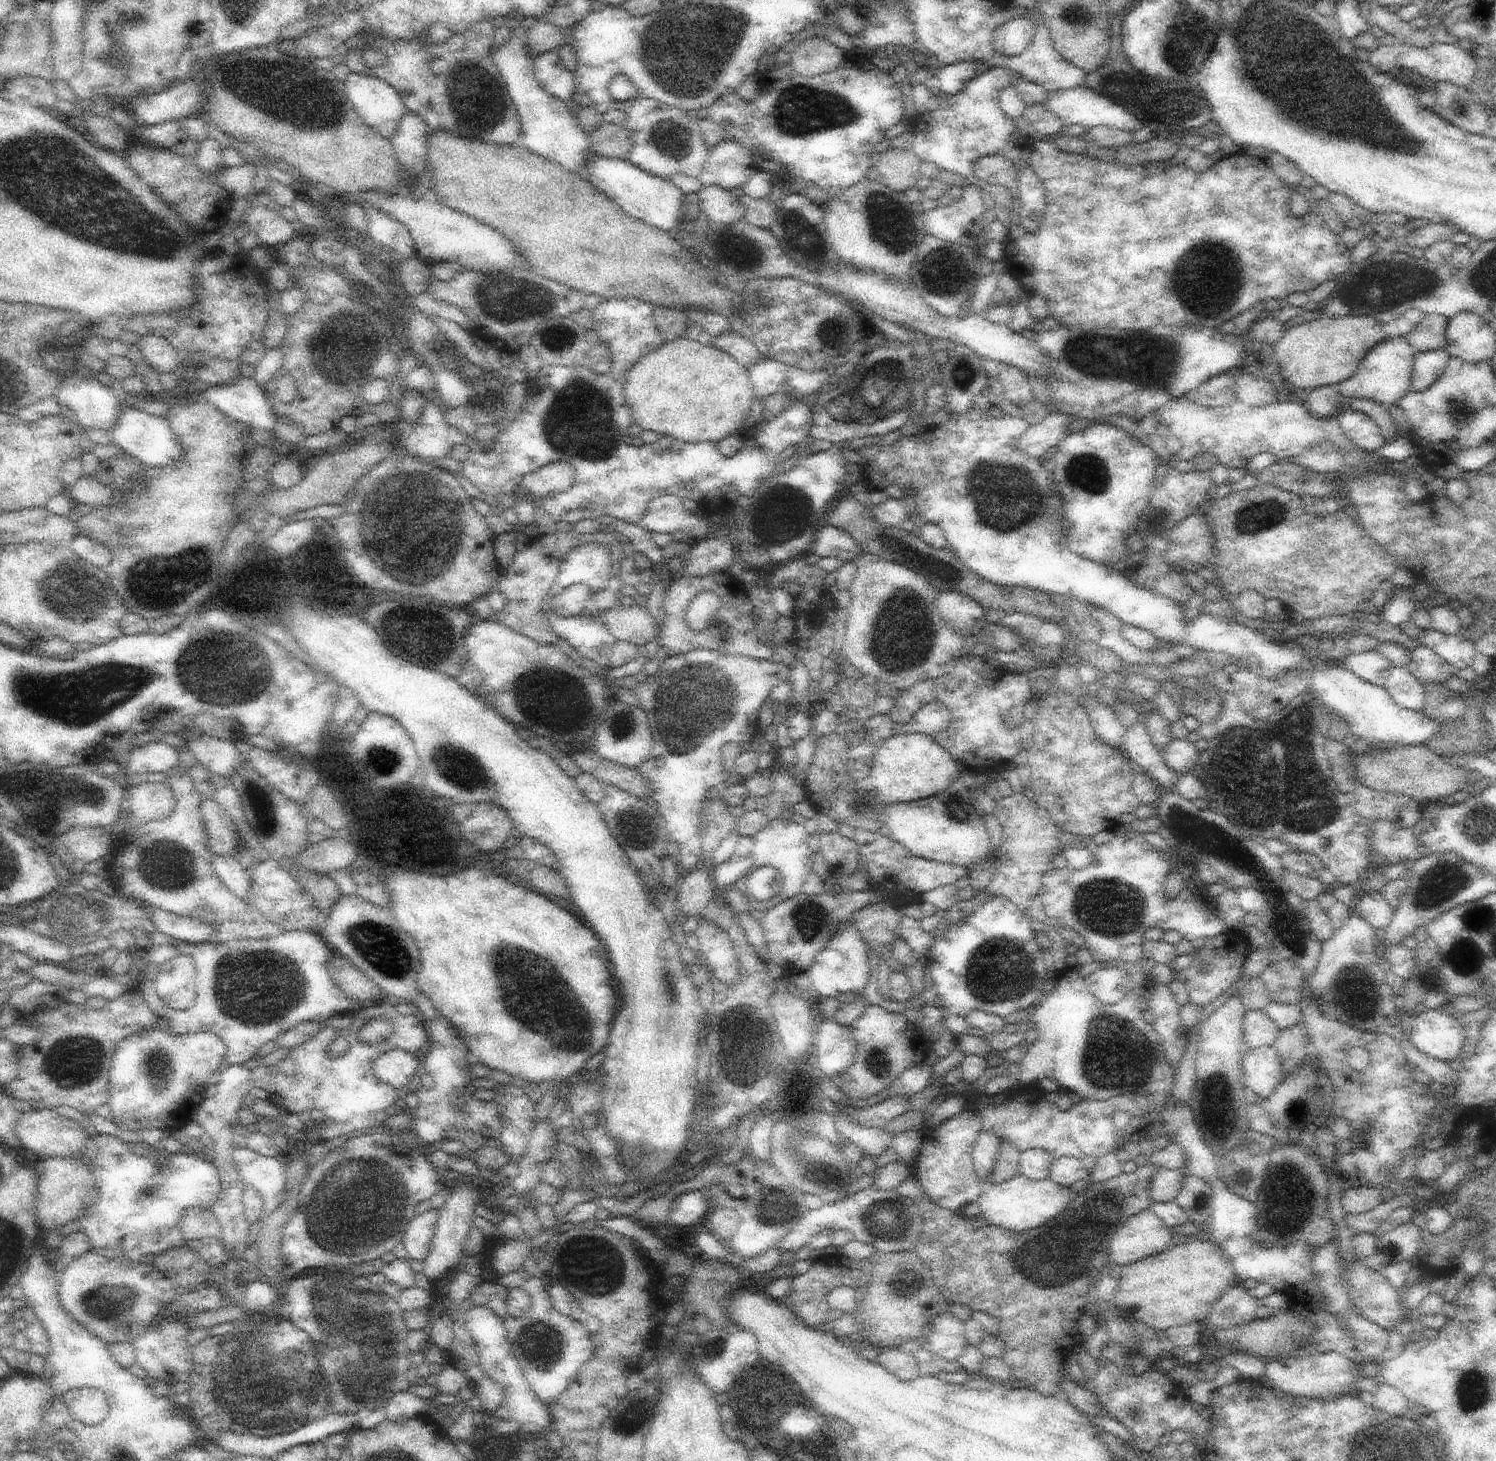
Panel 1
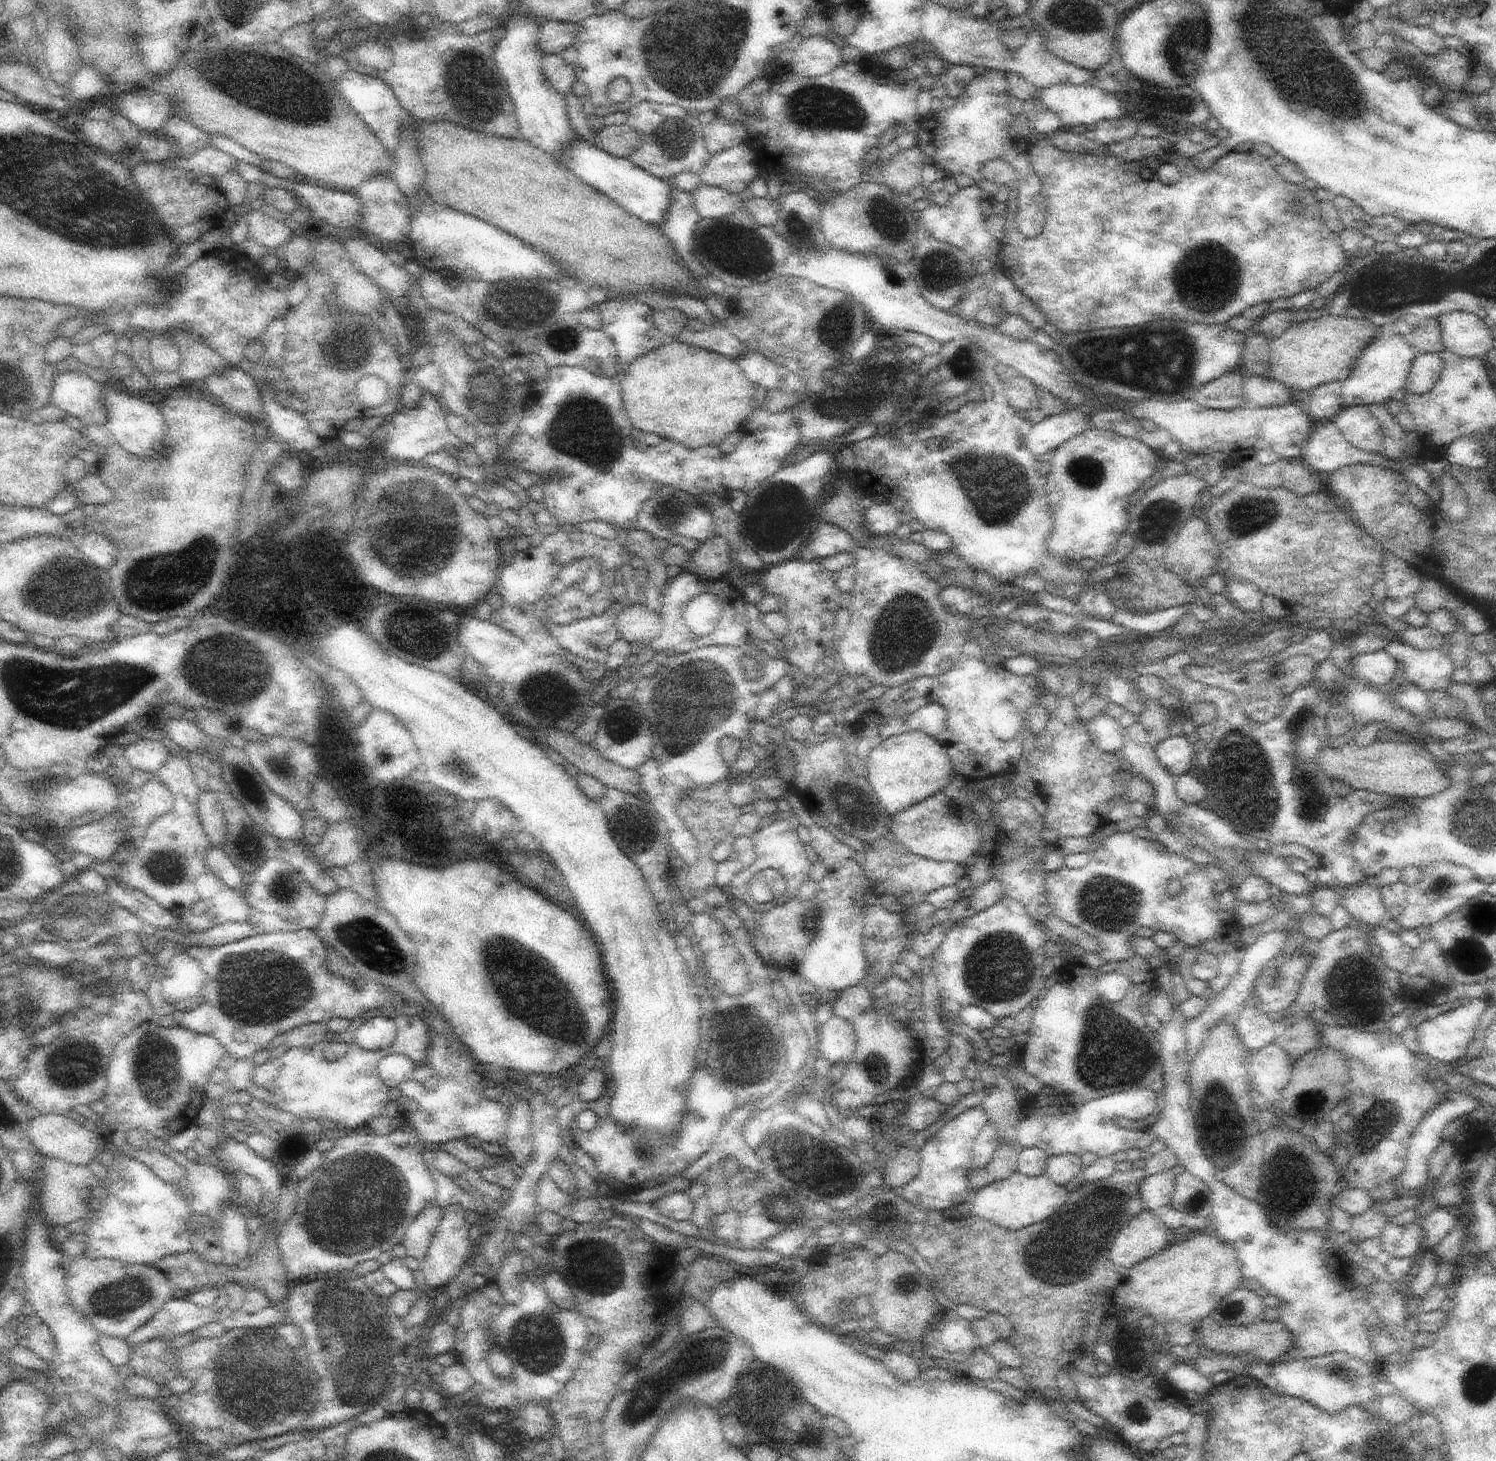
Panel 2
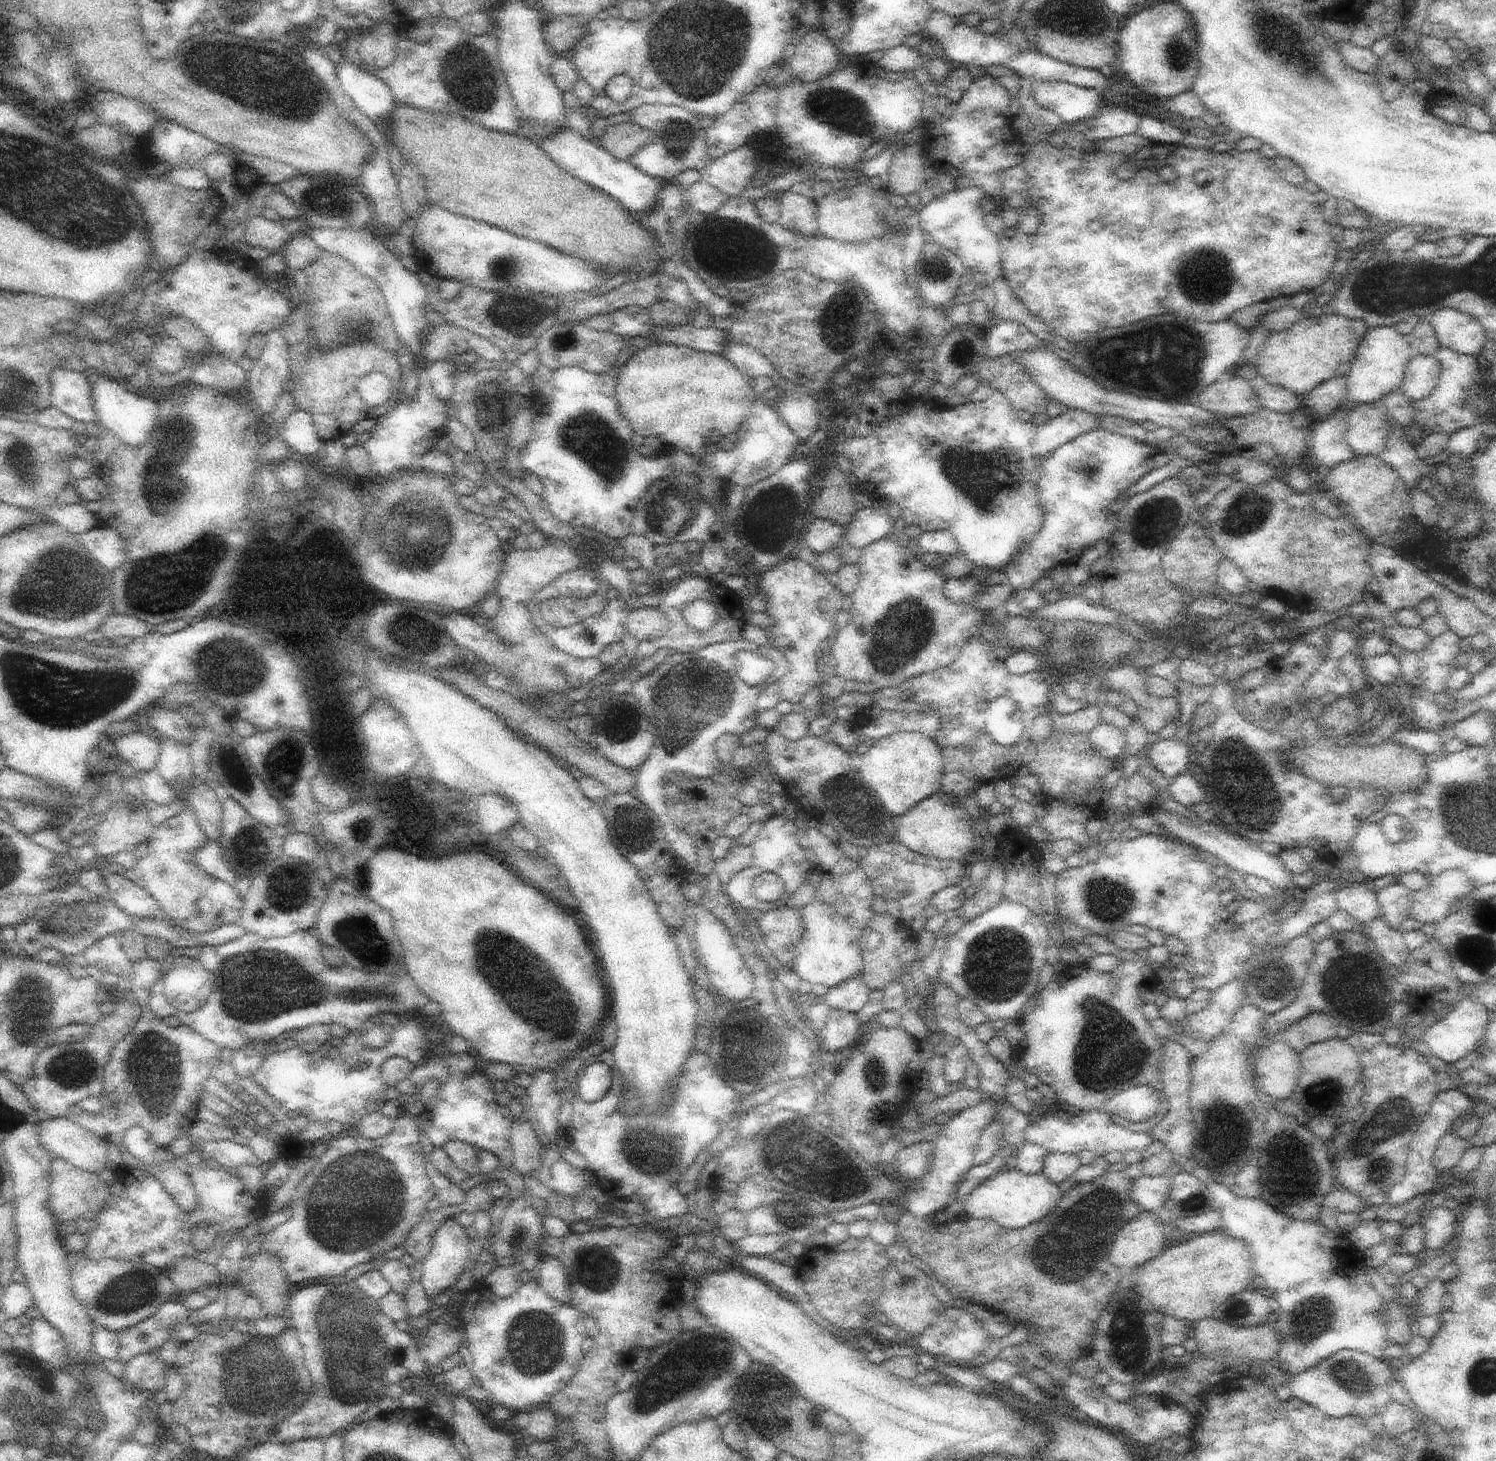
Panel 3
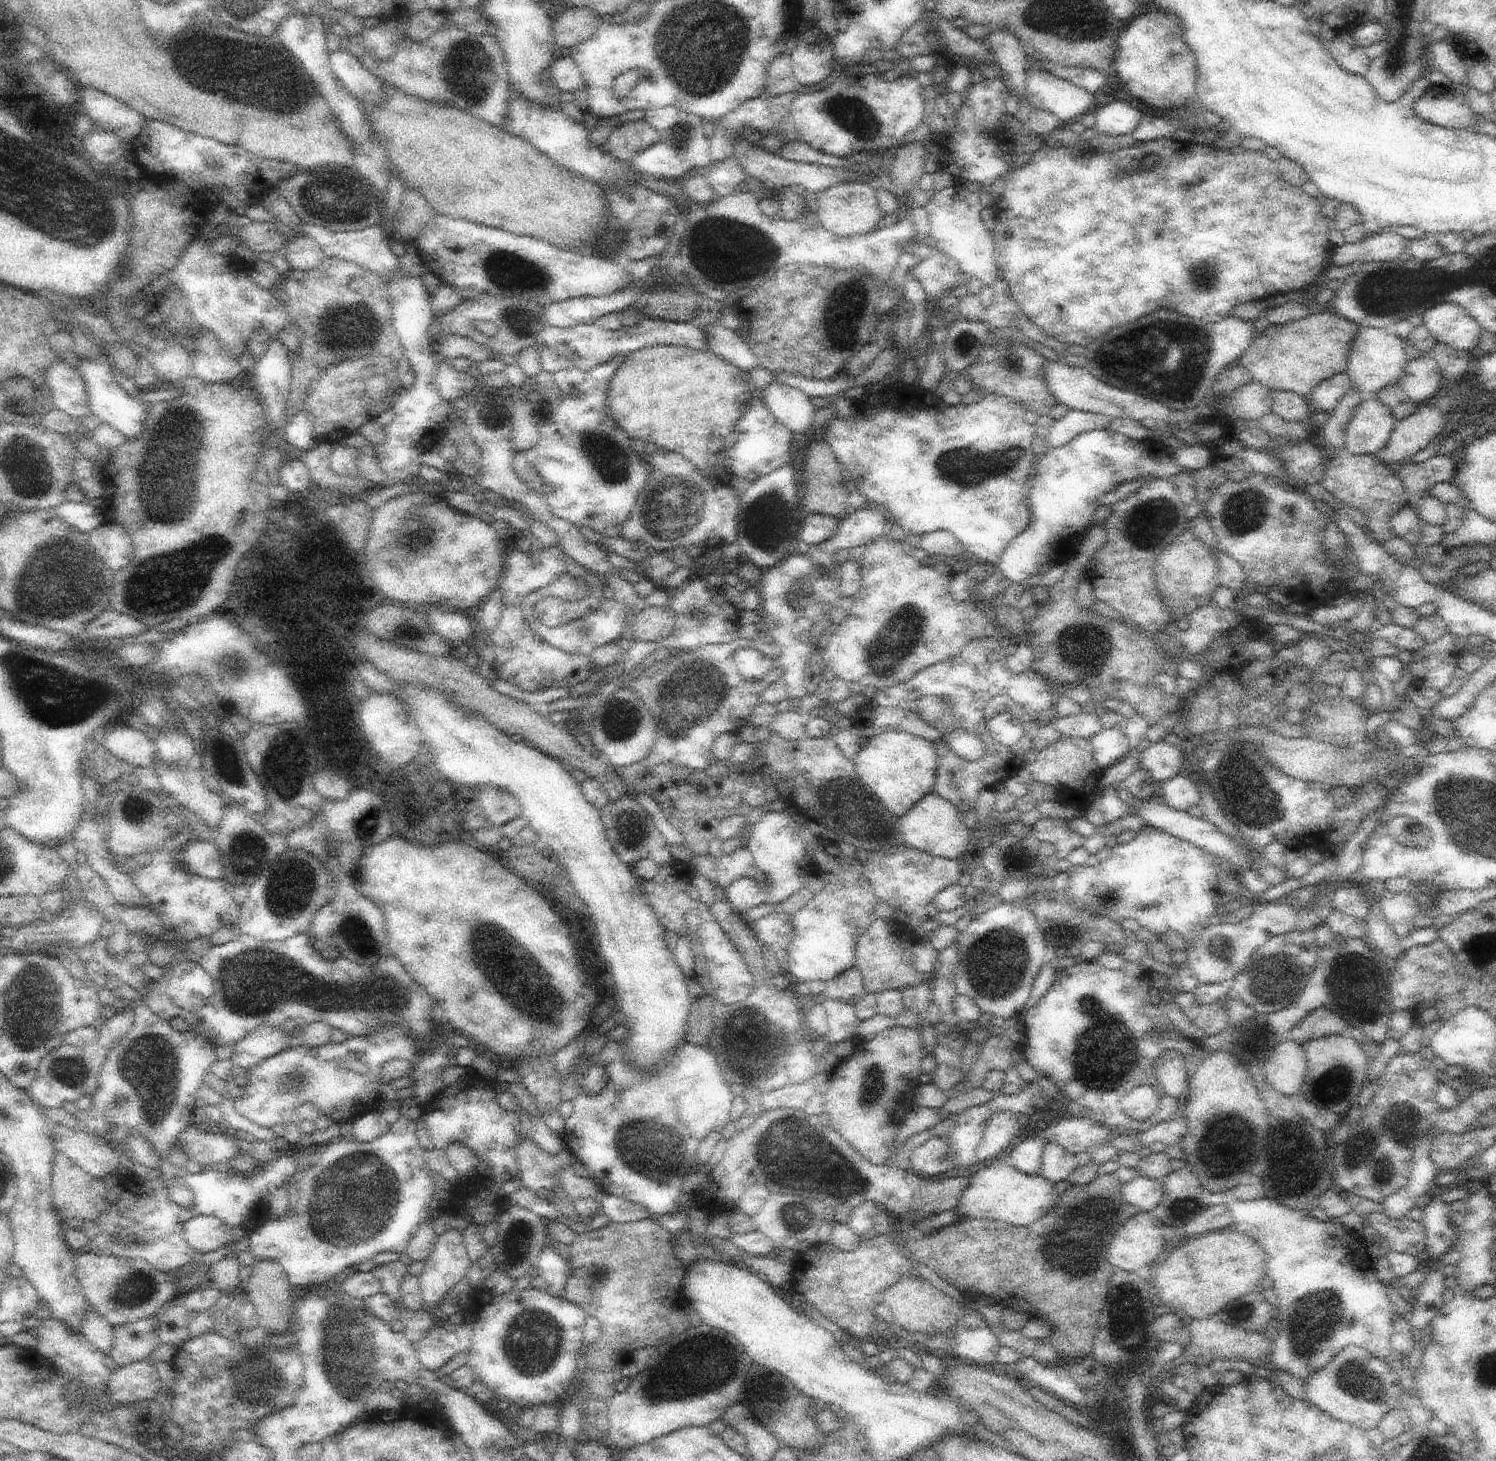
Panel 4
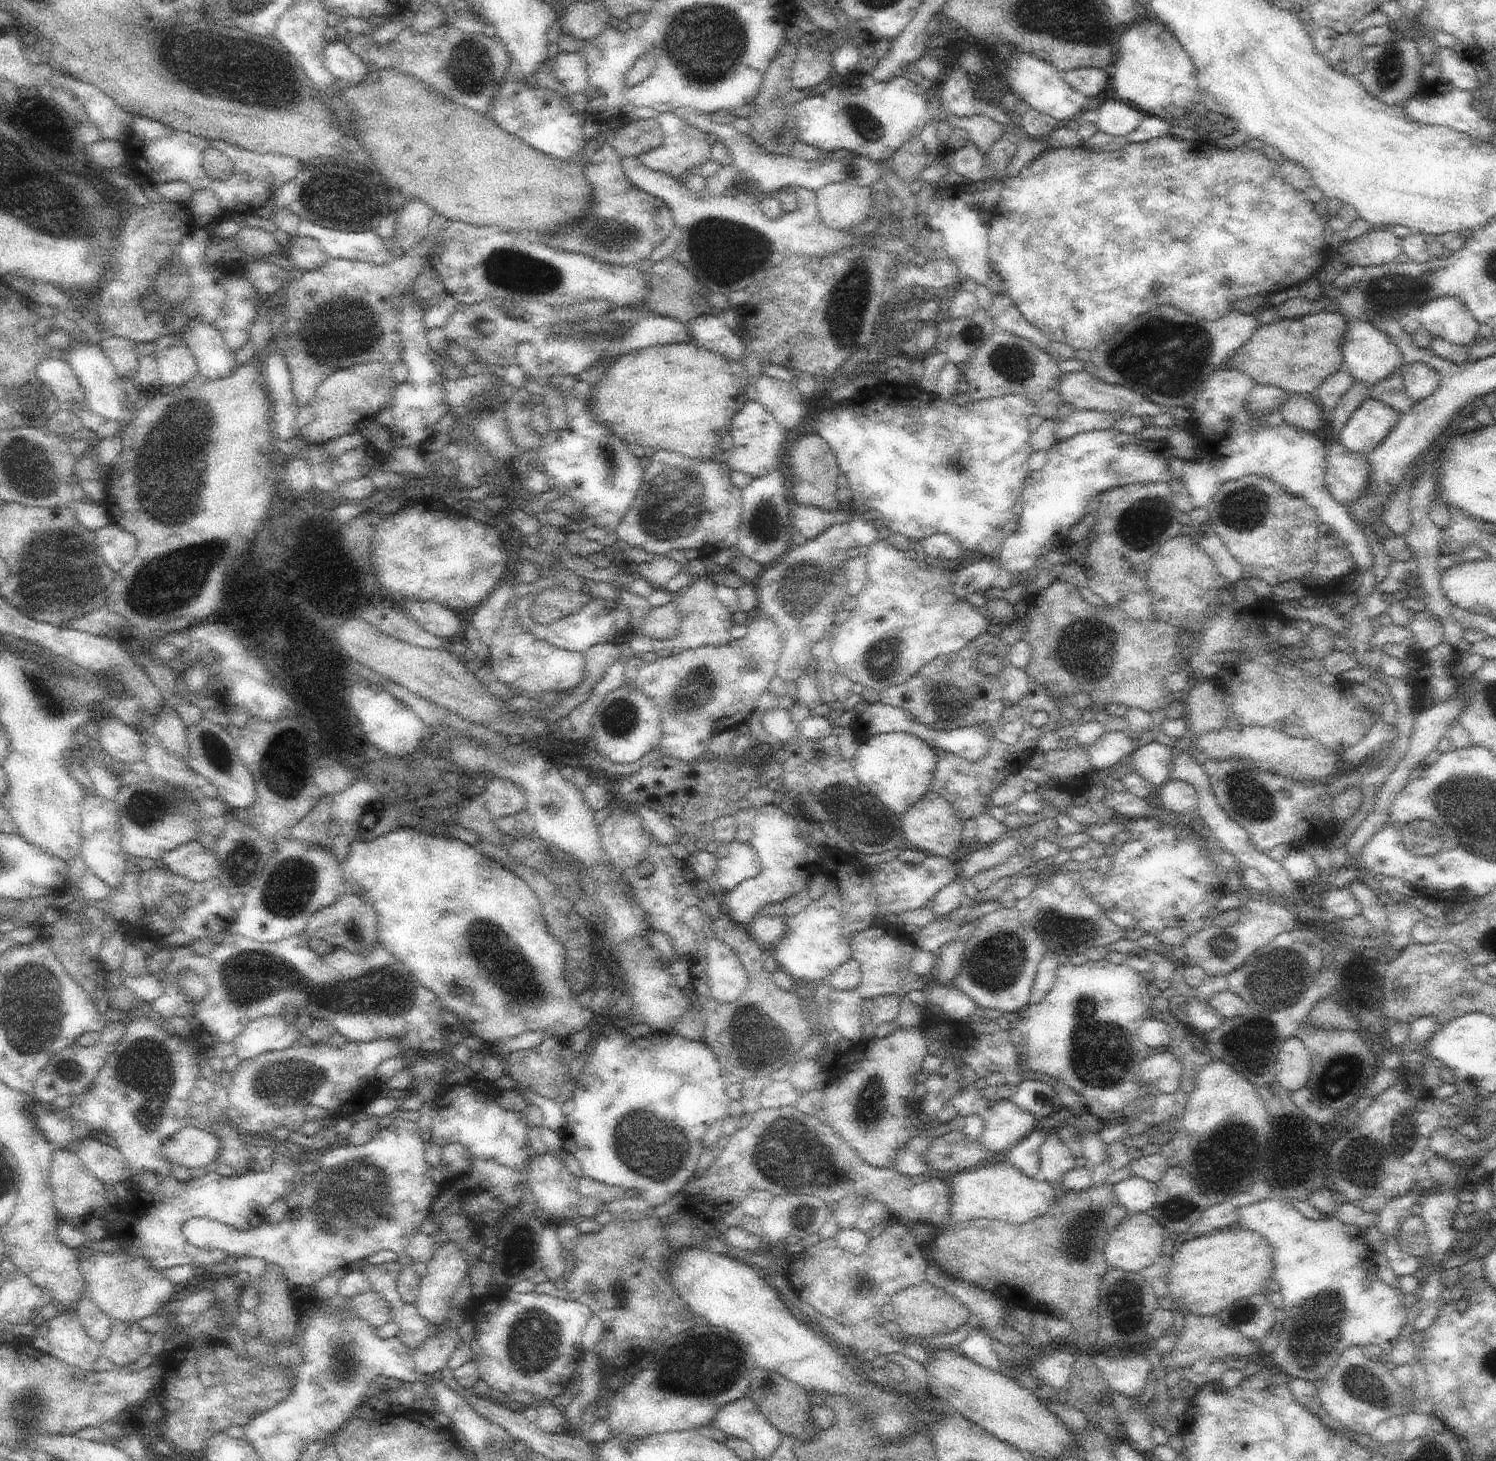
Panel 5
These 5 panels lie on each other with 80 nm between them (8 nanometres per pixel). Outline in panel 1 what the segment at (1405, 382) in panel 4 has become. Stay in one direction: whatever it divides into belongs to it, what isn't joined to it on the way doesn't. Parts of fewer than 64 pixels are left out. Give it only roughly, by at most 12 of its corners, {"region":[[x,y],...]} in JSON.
{"region":[[1444,349],[1415,356],[1410,391],[1428,390],[1451,355]]}

